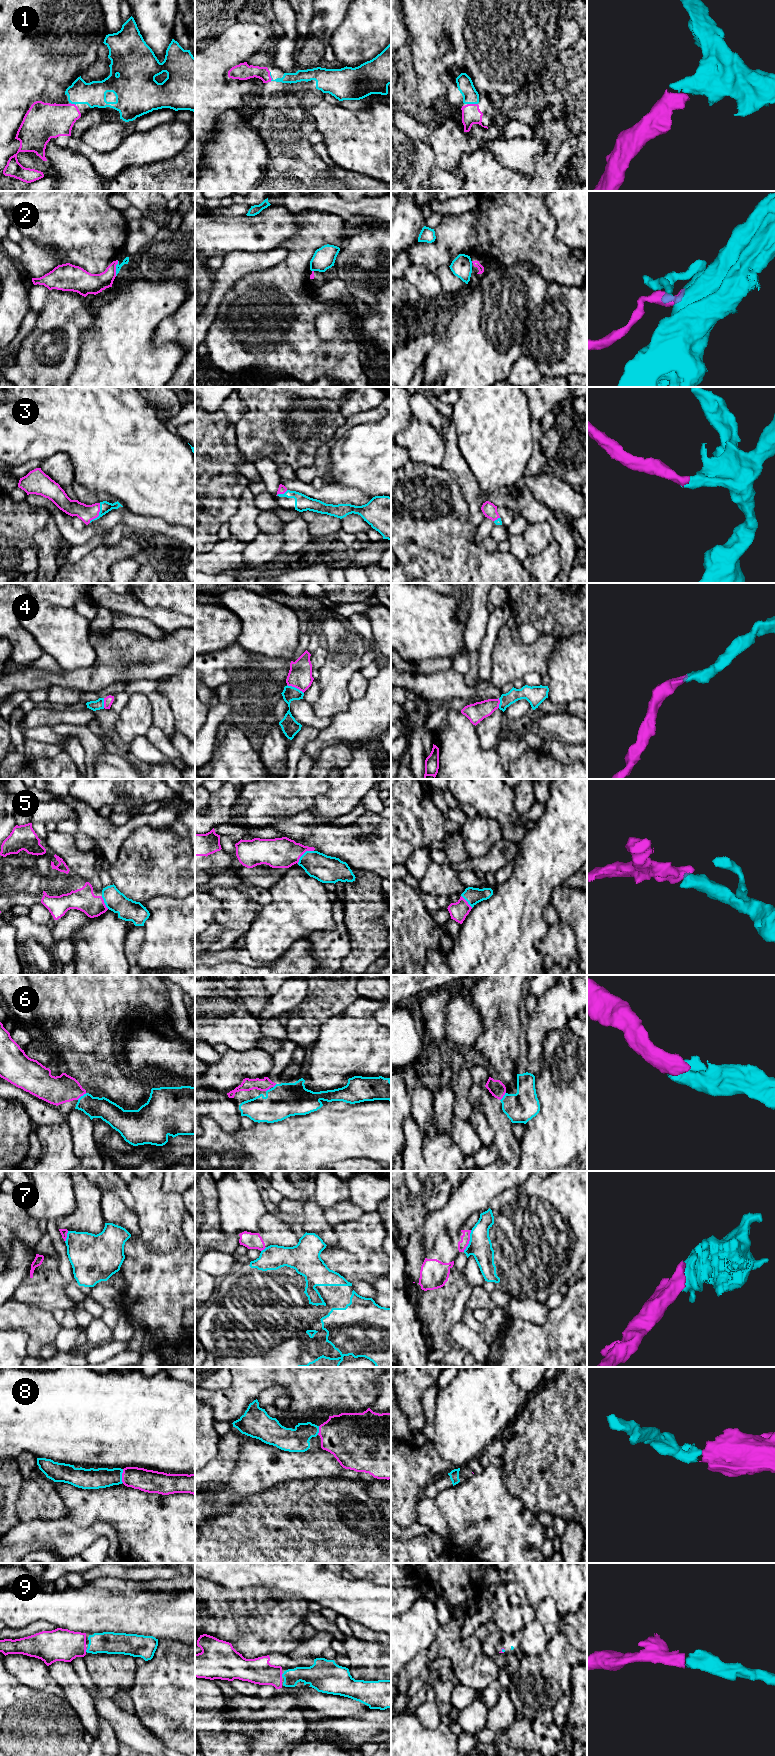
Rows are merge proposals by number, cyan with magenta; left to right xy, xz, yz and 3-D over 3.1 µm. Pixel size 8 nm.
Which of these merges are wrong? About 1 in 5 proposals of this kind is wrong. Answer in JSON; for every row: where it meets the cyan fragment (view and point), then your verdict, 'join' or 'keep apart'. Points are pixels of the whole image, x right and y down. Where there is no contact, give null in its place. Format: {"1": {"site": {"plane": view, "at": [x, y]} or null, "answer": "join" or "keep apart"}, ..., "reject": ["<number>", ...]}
{"1": {"site": {"plane": "yz", "at": [472, 103]}, "answer": "join"}, "2": {"site": {"plane": "xy", "at": [116, 268]}, "answer": "keep apart"}, "3": {"site": {"plane": "xy", "at": [99, 514]}, "answer": "join"}, "4": {"site": {"plane": "xz", "at": [294, 687]}, "answer": "join"}, "5": {"site": {"plane": "xz", "at": [303, 854]}, "answer": "join"}, "6": {"site": {"plane": "xy", "at": [81, 1096]}, "answer": "join"}, "7": {"site": {"plane": "yz", "at": [469, 1241]}, "answer": "keep apart"}, "8": {"site": {"plane": "xy", "at": [121, 1476]}, "answer": "join"}, "9": {"site": {"plane": "xz", "at": [282, 1675]}, "answer": "join"}, "reject": ["2", "7"]}

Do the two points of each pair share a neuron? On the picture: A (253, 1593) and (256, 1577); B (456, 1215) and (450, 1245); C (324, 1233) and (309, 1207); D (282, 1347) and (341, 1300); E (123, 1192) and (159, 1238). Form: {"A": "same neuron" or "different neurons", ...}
{"A": "different neurons", "B": "different neurons", "C": "same neuron", "D": "same neuron", "E": "different neurons"}

